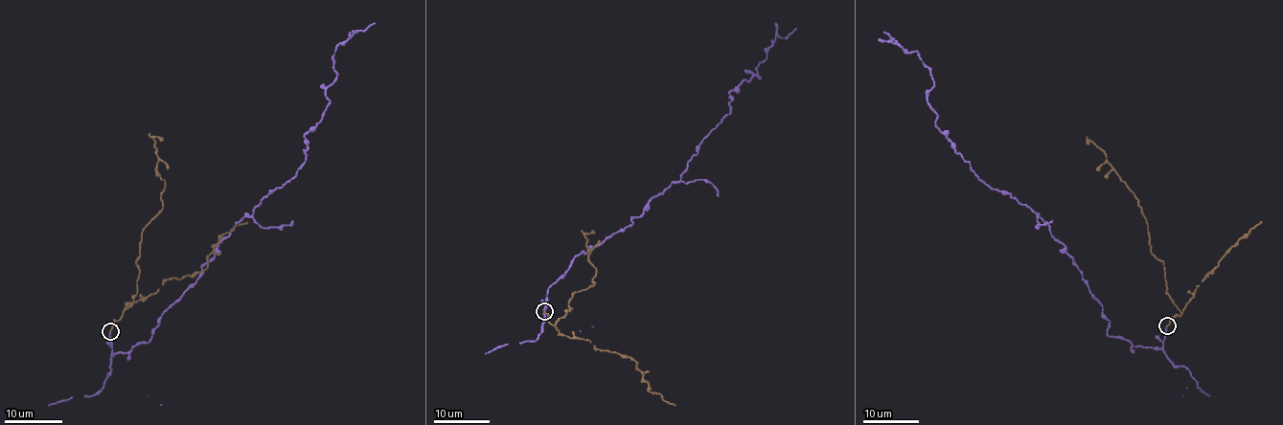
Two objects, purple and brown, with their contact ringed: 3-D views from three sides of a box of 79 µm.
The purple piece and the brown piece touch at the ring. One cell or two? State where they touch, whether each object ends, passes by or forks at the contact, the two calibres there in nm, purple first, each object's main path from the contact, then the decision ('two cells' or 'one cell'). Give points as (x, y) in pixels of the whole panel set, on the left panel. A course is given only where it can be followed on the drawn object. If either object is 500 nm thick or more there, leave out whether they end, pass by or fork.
(110, 331) | purple ends | brown ends | 160/150 nm | purple via (110, 331), (113, 355), (147, 344), (233, 227), (302, 166), (305, 136), (329, 103), (335, 48), (375, 24) | brown via (110, 331), (136, 292), (142, 229), (163, 207), (164, 181), (157, 170), (158, 157), (152, 139), (163, 140) | one cell

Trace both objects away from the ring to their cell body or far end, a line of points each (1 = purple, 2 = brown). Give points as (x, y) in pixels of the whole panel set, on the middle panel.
1: (544, 310), (570, 261), (680, 180), (730, 114), (730, 93), (749, 72), (761, 78), (766, 50), (796, 28)
2: (544, 311), (556, 324), (572, 309), (572, 295), (594, 285), (595, 269), (588, 260), (584, 235), (594, 232)

